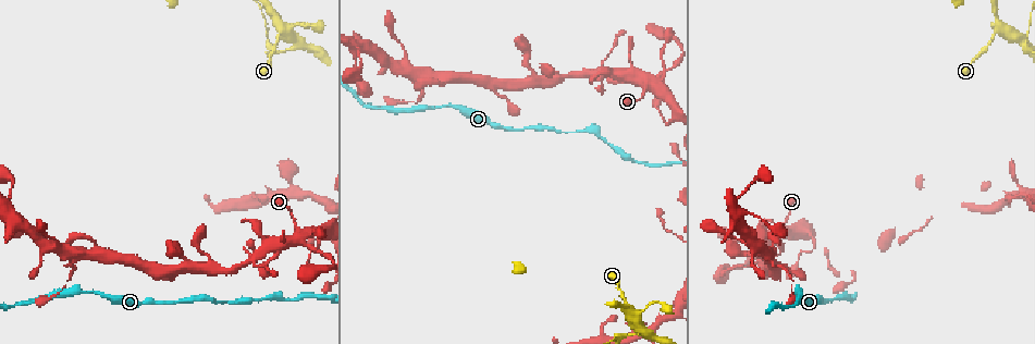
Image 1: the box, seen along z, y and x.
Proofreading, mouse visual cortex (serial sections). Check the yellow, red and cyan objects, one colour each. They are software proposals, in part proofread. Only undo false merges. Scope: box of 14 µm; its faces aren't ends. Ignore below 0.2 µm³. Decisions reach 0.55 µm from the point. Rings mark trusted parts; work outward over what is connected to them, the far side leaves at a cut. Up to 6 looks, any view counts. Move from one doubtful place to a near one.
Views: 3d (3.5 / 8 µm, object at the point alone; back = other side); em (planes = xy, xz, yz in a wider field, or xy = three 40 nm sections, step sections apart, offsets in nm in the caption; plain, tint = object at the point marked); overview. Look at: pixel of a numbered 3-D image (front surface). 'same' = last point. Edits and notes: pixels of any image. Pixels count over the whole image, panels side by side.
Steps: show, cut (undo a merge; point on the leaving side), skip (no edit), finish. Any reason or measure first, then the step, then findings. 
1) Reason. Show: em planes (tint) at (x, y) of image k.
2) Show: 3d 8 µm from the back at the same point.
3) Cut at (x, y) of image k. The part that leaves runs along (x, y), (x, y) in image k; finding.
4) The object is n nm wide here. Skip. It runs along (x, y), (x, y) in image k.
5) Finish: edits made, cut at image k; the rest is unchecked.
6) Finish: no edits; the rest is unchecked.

Branch point. Show: 3d 3.5 µm at (284, 32) of image 1.

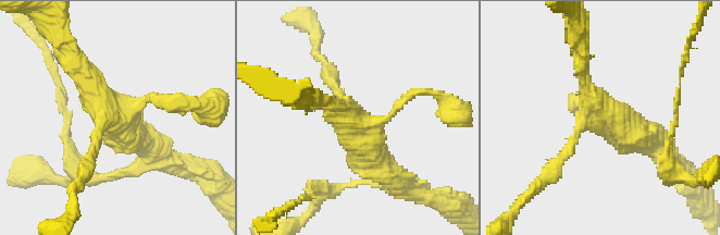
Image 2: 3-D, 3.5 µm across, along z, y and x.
Show: em xy step 5 (tint) at (350, 113) of image 2.

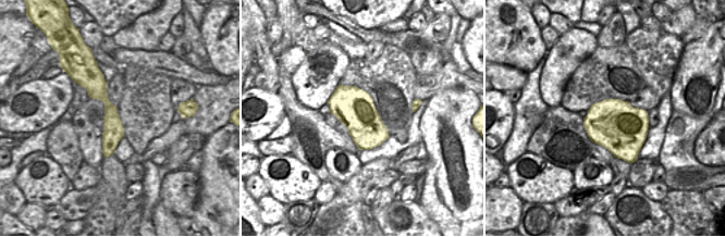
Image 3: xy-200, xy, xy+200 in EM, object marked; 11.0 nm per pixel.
Show: em xy step 3 (tint) at the same point.

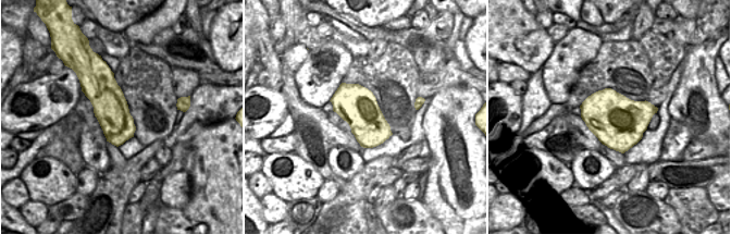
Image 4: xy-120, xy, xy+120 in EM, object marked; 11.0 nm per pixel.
Skip. It runs along (326, 70), (381, 167) in image 2; continuous, no second cell.

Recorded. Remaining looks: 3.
Narrows sharply. Show: 3d 3.5 µm at (321, 252) of image 1.

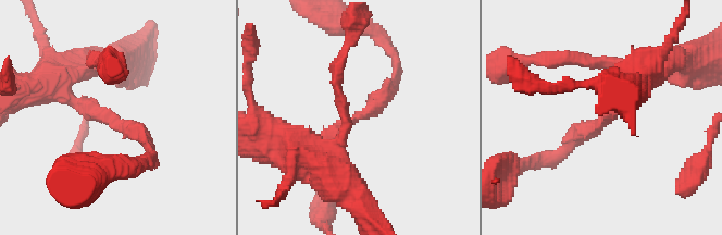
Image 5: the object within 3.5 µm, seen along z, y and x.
The arms are 200, 200 nm wide; shape alone is not enough. Show: em xy step 1 (tint) at (358, 116) of image 5.

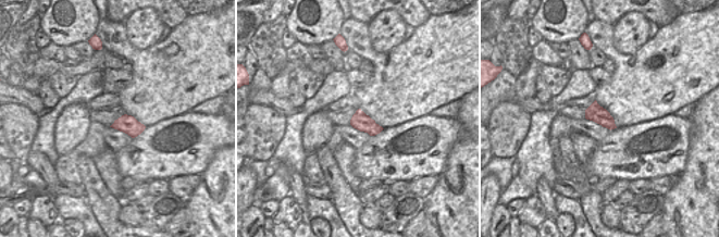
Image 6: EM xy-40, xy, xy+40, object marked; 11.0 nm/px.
Skip. It runs along (291, 151), (355, 121), (395, 71) in image 5; one cell here.

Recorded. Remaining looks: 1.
Finish: no edits; the rest is unchecked.

